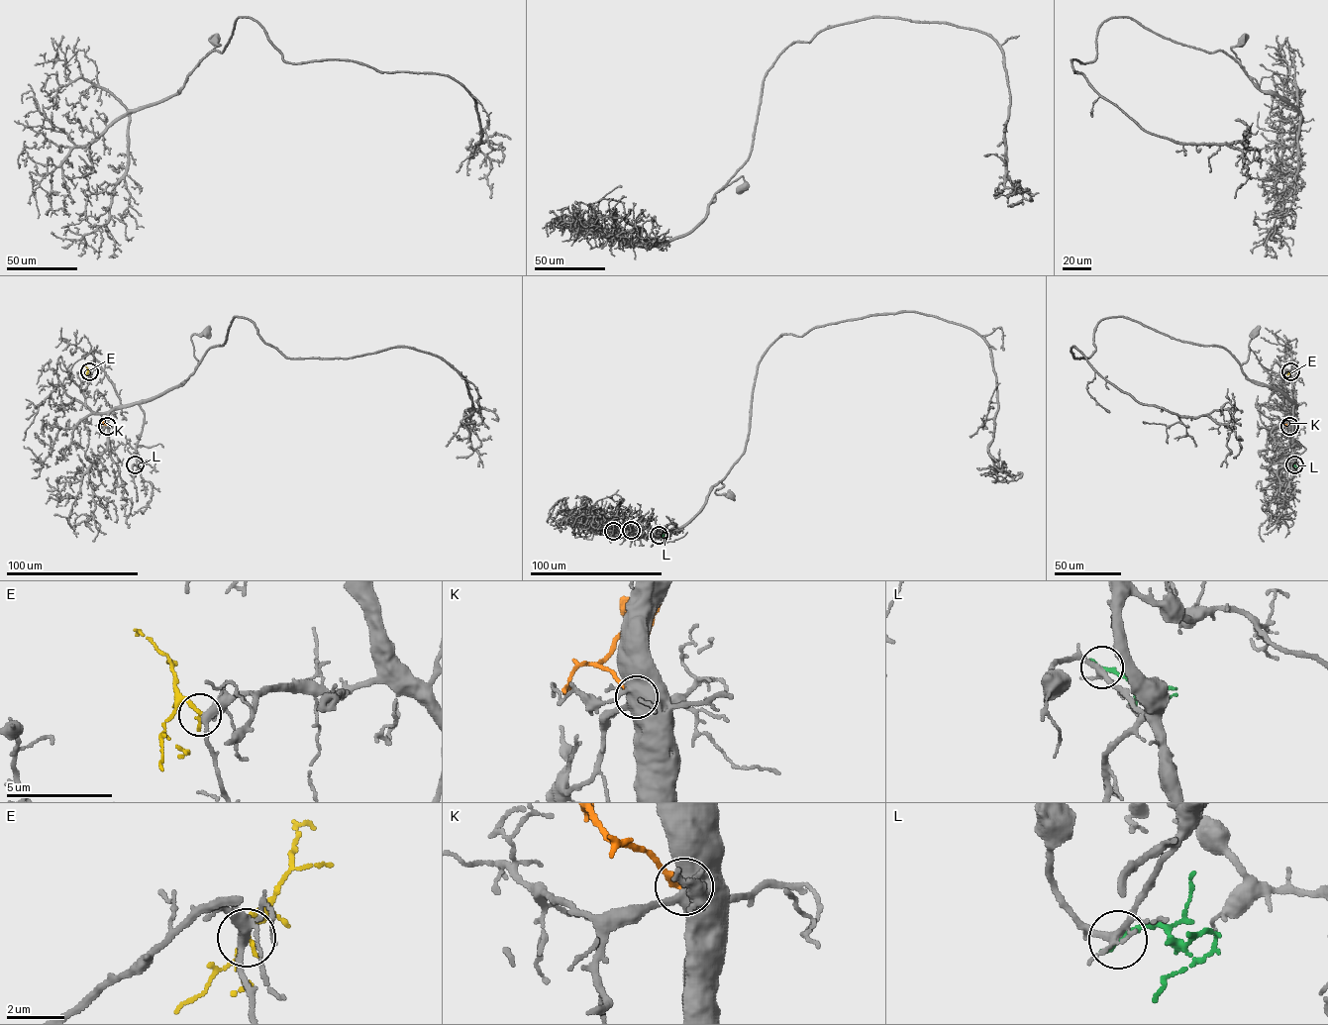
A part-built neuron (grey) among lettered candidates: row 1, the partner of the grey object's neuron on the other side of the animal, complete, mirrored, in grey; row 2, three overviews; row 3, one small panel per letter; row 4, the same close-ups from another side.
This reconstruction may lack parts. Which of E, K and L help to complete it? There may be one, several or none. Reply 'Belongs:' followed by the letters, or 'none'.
Belongs: E

